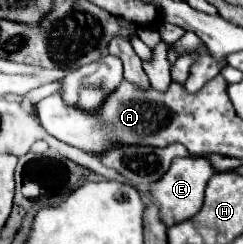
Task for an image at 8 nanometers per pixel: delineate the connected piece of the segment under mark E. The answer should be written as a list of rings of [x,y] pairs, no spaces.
[[[184,157],[184,159],[174,159],[170,169],[154,185],[150,185],[150,195],[158,203],[160,219],[162,219],[162,223],[166,223],[166,227],[182,223],[182,221],[190,219],[196,211],[200,211],[202,201],[204,201],[204,189],[212,175],[214,175],[214,169],[208,159]]]

